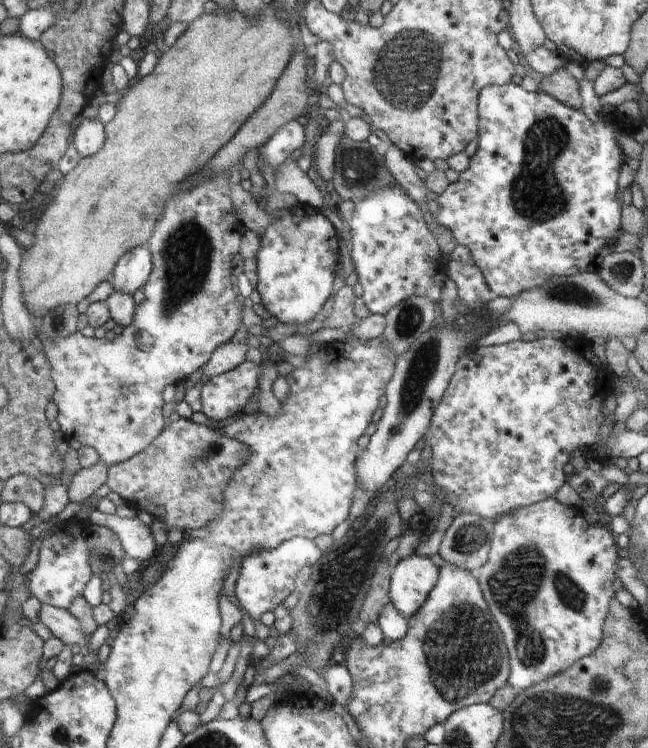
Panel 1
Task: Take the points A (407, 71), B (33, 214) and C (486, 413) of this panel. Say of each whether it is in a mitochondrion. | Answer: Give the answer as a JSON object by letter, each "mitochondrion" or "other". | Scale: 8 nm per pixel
{"A":"mitochondrion","B":"other","C":"other"}

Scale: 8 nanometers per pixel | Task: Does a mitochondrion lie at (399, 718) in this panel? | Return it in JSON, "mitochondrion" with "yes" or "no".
{"mitochondrion":"no"}

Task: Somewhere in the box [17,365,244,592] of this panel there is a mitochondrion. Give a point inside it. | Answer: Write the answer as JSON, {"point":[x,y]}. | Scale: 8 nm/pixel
{"point":[213,447]}

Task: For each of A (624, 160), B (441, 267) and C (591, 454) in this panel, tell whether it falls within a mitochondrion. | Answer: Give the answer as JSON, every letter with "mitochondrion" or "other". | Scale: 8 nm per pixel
{"A":"other","B":"other","C":"other"}

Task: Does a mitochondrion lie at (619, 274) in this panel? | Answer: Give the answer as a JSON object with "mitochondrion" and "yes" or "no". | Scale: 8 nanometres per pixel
{"mitochondrion":"yes"}

